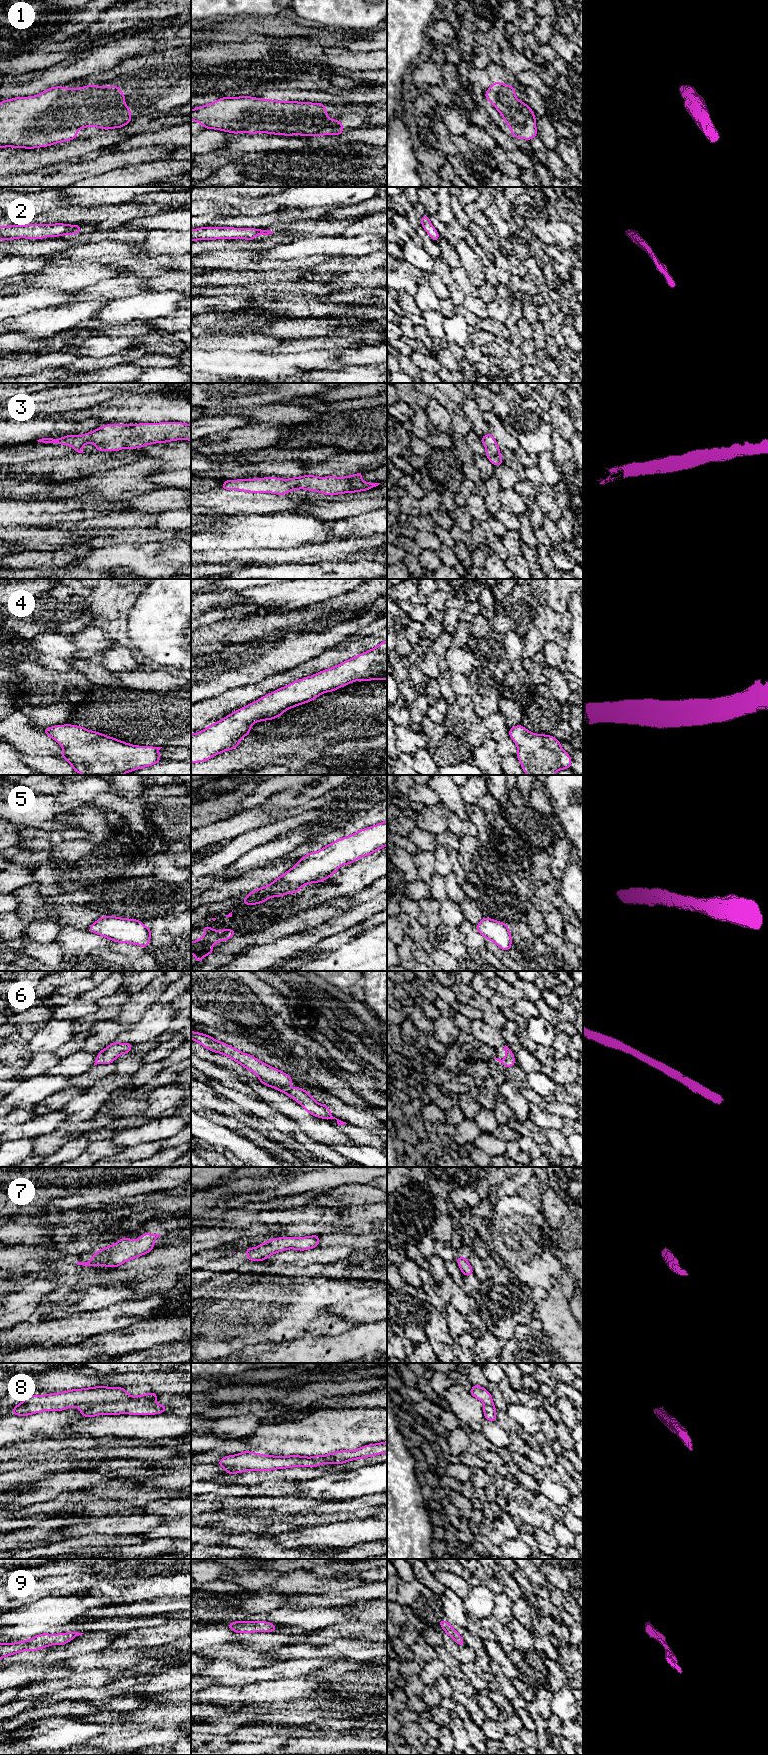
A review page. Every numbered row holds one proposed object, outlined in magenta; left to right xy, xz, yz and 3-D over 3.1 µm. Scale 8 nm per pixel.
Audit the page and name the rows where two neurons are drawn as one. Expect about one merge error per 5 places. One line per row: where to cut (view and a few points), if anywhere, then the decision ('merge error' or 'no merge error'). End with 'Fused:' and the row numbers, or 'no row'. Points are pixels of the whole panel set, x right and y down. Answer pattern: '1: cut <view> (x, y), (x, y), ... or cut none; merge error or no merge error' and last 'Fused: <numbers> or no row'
1: cut none; no merge error
2: cut none; no merge error
3: cut none; no merge error
4: cut none; no merge error
5: cut none; no merge error
6: cut none; no merge error
7: cut none; no merge error
8: cut none; no merge error
9: cut none; no merge error
Fused: no row

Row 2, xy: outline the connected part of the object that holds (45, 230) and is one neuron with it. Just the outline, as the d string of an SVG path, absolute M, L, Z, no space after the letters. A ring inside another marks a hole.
M27 224L7 227L0 225L0 240L13 240L17 238L41 239L45 237L57 237L62 235L73 235L82 231L80 225L68 224Z

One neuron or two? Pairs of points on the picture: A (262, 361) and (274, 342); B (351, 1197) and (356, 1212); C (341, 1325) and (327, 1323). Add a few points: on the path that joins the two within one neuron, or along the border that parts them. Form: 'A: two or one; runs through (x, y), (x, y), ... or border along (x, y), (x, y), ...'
A: two; border along (253, 350), (263, 351)
B: two; border along (376, 1203), (354, 1204), (343, 1208)
C: one; runs through (338, 1322), (330, 1322)

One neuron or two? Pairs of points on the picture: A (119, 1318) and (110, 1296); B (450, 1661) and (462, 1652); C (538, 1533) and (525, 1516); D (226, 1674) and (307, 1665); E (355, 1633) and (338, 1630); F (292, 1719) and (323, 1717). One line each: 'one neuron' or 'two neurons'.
A: two neurons
B: two neurons
C: two neurons
D: one neuron
E: one neuron
F: one neuron

